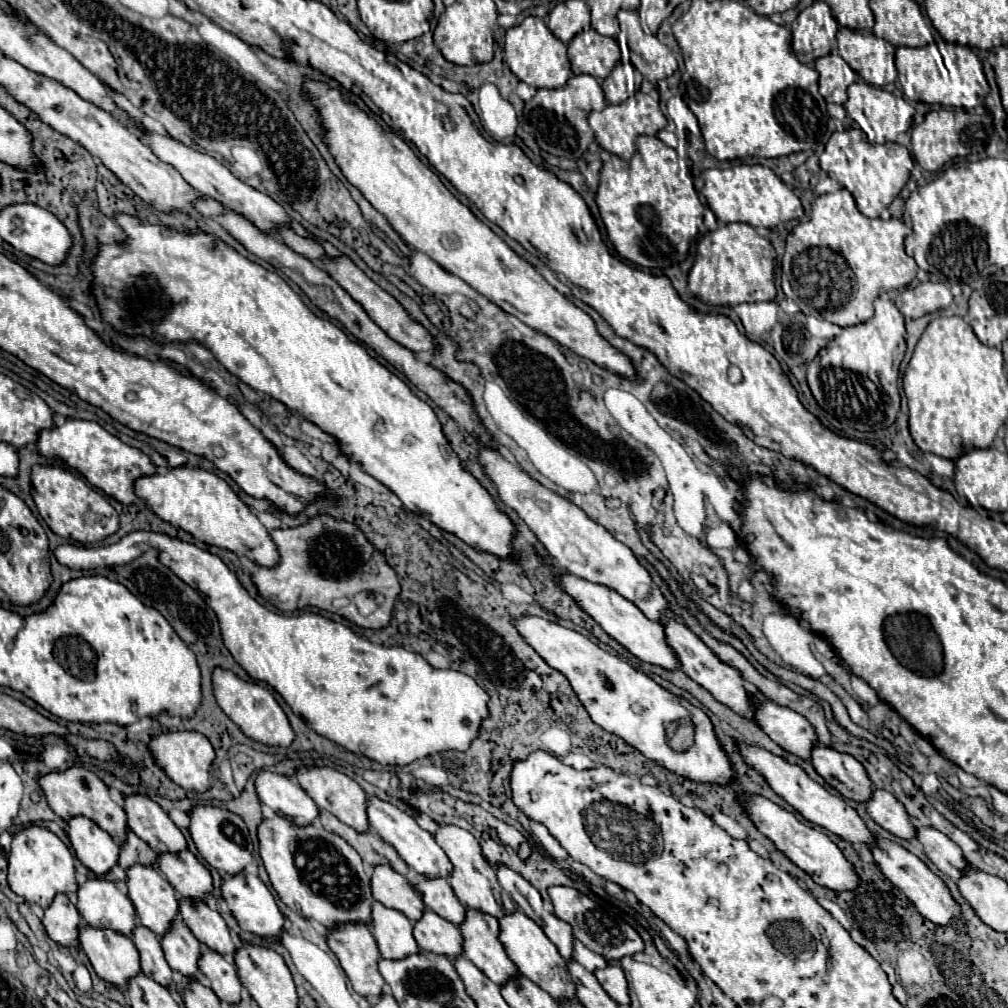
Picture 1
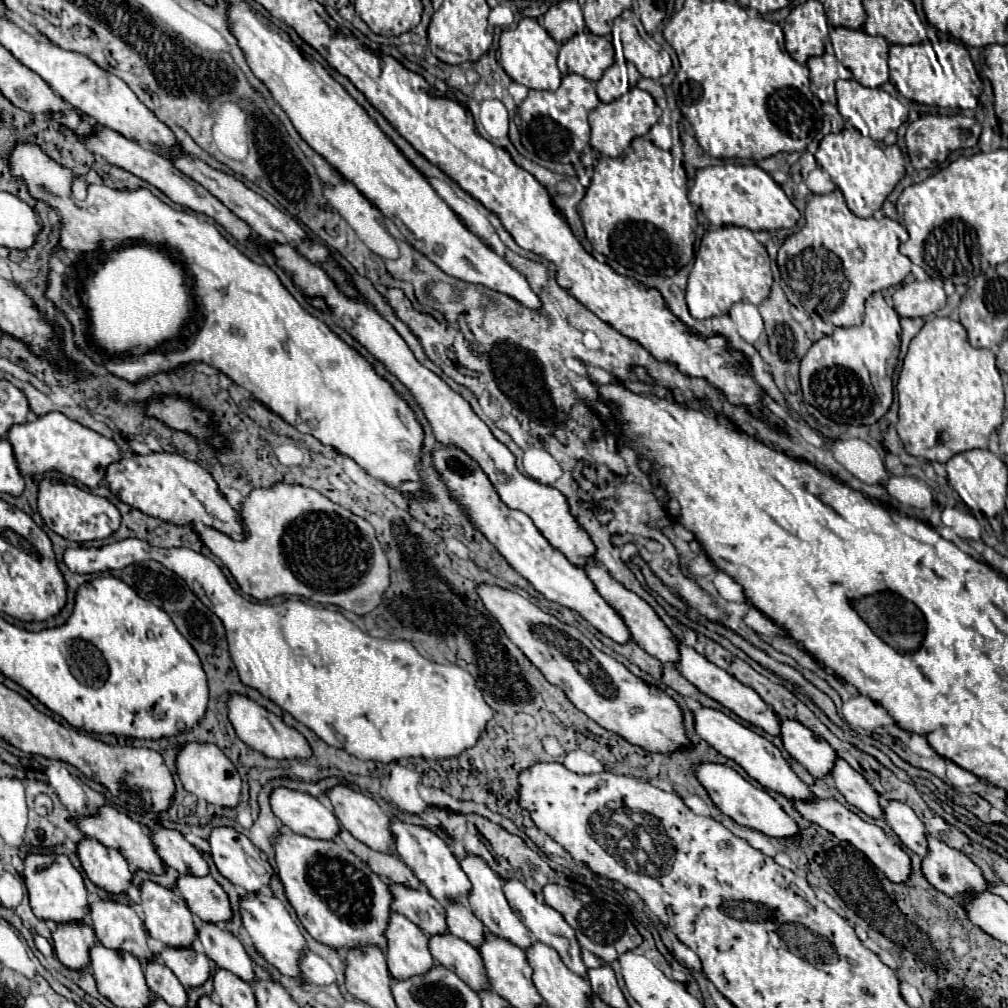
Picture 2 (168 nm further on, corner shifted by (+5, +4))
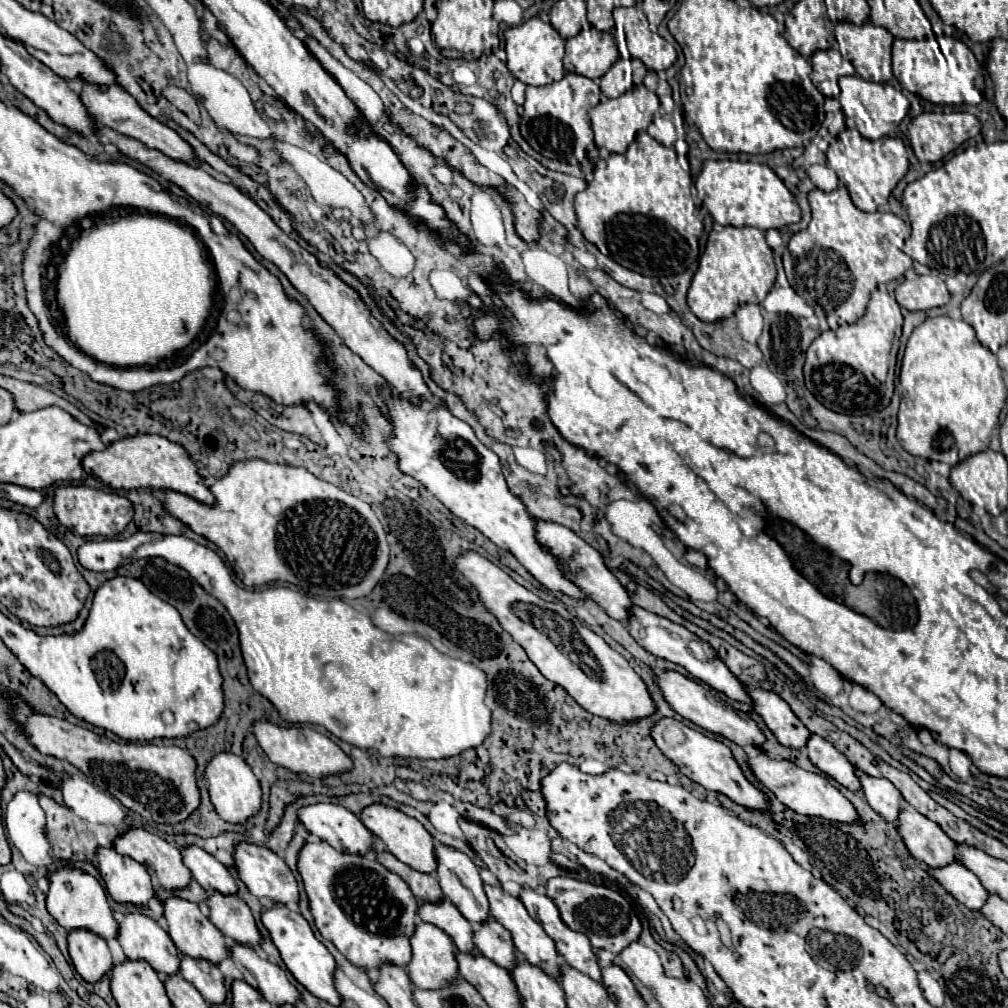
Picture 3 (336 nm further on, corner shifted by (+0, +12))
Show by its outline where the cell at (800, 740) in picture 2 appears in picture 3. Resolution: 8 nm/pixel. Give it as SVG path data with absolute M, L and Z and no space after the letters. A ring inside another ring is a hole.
M761 688L749 690L749 696L753 700L753 710L761 714L769 730L777 736L777 740L793 750L801 750L807 746L811 732L807 726L793 714L791 706L777 696L775 692L767 692Z

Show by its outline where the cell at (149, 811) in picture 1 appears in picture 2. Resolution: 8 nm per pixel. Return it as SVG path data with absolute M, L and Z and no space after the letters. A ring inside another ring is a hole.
M156 826L152 828L150 834L166 866L178 870L178 874L184 874L184 876L208 876L210 874L208 864L202 858L202 854L180 832Z

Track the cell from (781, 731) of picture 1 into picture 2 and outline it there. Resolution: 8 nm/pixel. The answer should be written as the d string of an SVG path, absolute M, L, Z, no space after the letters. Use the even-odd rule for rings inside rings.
M678 644L678 652L680 652L680 660L674 664L674 668L690 682L694 684L702 694L706 694L708 698L720 702L722 706L726 706L728 710L732 710L736 716L740 716L742 720L762 728L764 732L772 734L772 736L778 736L780 734L780 720L776 716L776 712L748 686L740 684L734 676L730 676L728 672L724 672L722 668L718 668L716 664L710 664L710 660L706 660L702 654L694 652L694 648L686 646L686 644Z

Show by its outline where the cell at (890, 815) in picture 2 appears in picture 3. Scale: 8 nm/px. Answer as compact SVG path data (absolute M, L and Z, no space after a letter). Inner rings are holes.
M857 770L857 772L859 772L861 786L863 786L863 796L869 802L869 806L879 816L883 816L887 822L899 826L899 814L903 810L901 792L887 778L873 778L861 770Z

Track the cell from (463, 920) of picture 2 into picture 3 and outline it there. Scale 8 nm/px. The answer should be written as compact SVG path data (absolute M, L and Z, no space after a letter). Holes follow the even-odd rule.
M487 918L485 922L473 926L473 942L483 956L487 956L505 970L511 970L519 960L511 934L493 918Z

